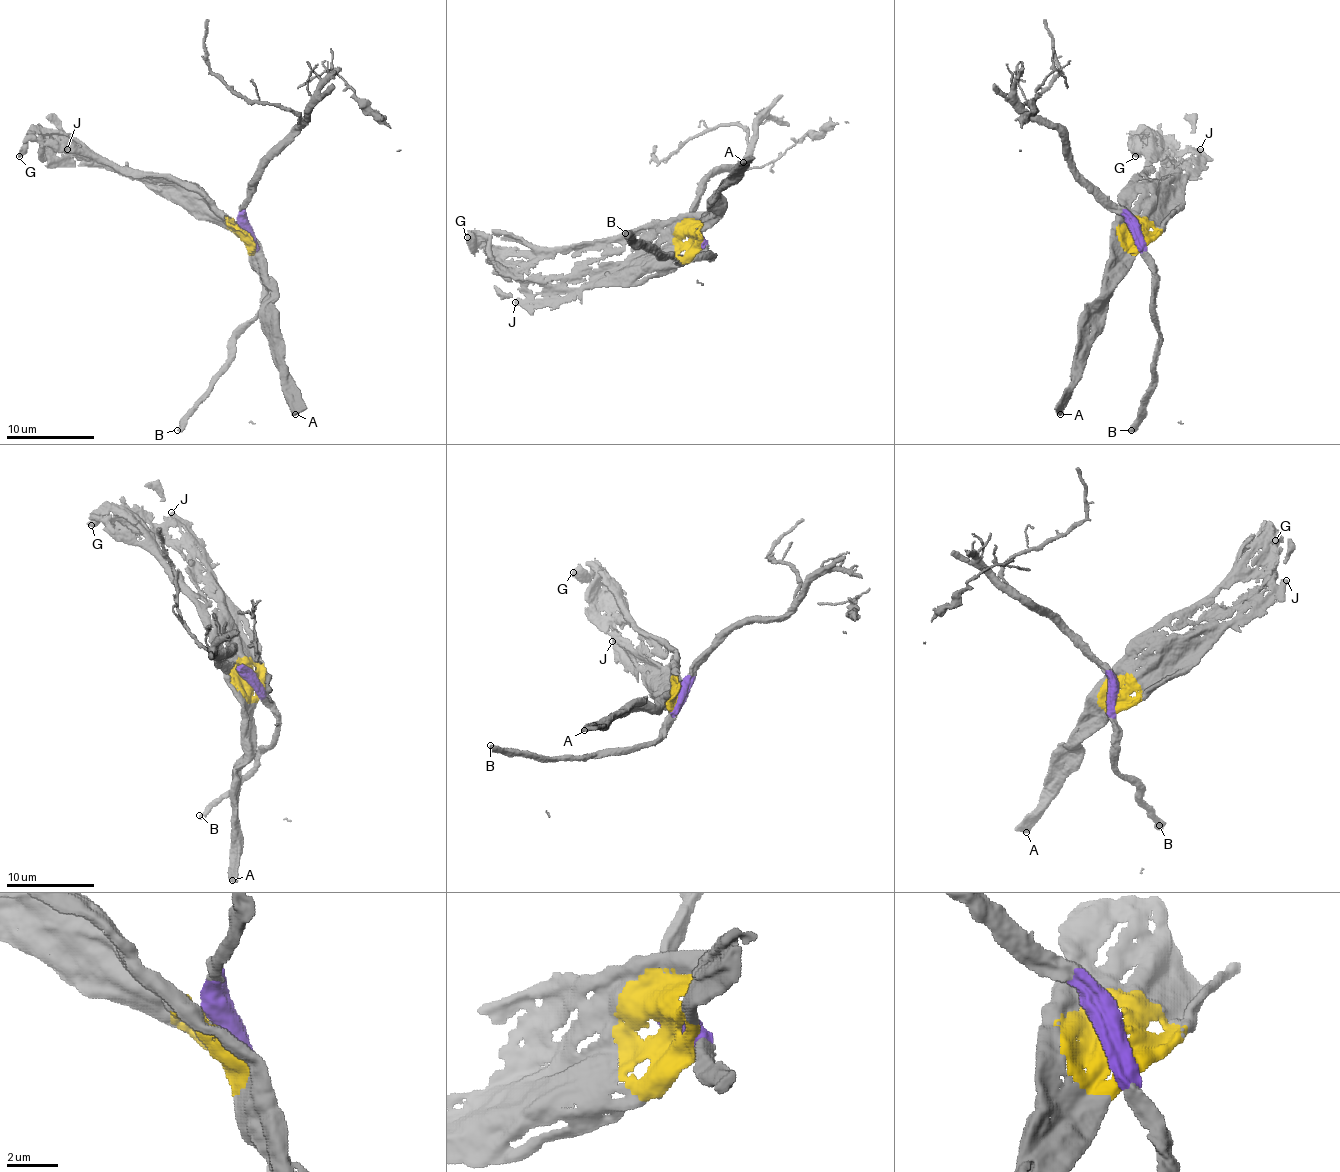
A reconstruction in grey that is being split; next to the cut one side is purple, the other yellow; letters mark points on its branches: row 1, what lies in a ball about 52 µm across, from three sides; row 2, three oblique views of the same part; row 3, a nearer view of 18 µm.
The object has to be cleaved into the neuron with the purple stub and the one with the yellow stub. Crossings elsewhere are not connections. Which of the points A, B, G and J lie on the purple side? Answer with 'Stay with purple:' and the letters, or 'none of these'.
Stay with purple: B

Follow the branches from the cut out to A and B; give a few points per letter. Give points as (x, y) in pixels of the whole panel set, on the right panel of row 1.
A: (1139, 232), (1132, 265), (1088, 307), (1088, 355), (1060, 415)
B: (1139, 230), (1143, 261), (1152, 272), (1159, 355), (1146, 413), (1130, 430)

